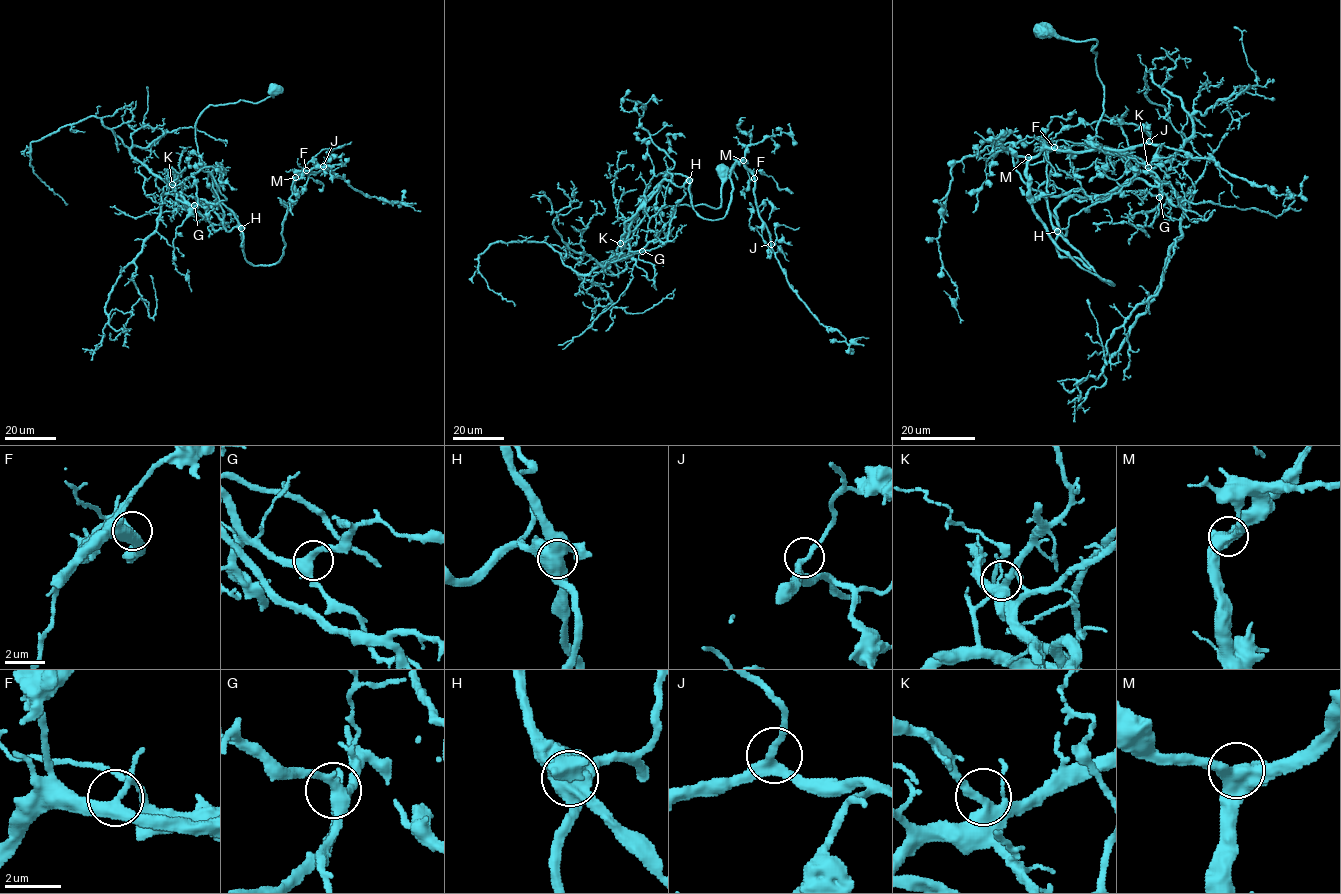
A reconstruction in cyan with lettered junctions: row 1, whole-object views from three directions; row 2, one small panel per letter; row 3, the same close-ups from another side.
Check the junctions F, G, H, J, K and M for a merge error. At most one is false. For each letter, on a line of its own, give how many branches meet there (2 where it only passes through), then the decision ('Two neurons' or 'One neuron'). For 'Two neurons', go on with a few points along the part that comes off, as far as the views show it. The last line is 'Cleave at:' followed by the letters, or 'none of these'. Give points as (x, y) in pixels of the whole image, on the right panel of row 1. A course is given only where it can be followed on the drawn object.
F: Branches: 3. One neuron
G: Branches: 3. One neuron
H: Branches: 4. Two neurons. Course of the part to remove: (1057, 231), (1061, 202), (1135, 179), (1165, 181), (1183, 210), (1158, 289), (1074, 421)
J: Branches: 3. One neuron
K: Branches: 4. One neuron
M: Branches: 4. One neuron
Cleave at: H

